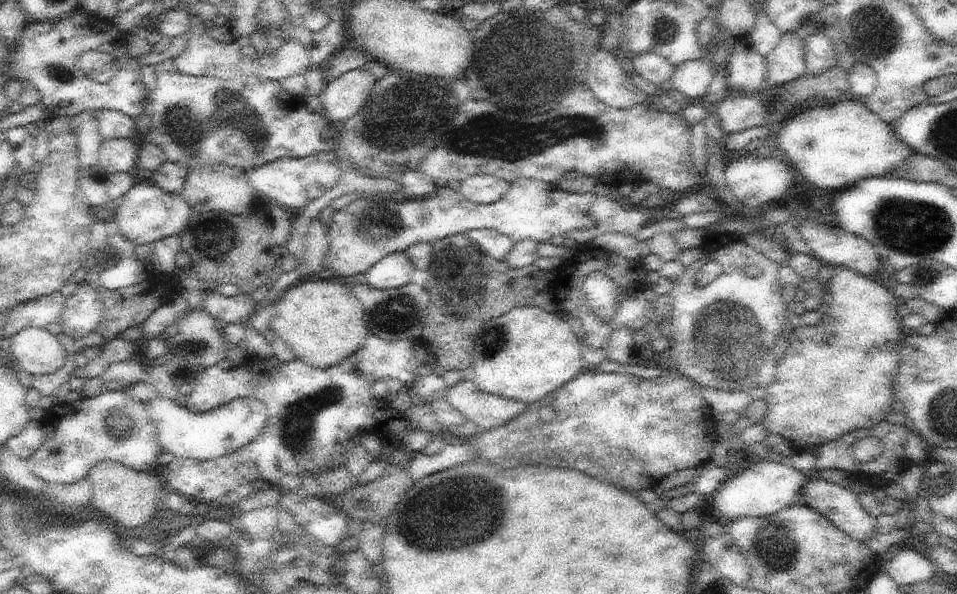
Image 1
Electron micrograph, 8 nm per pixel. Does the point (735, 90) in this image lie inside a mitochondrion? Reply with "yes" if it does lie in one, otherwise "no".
no

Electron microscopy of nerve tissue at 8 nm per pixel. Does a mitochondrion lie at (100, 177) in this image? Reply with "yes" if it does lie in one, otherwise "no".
no

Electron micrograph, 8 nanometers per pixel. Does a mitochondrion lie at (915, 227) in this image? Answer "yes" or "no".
yes

